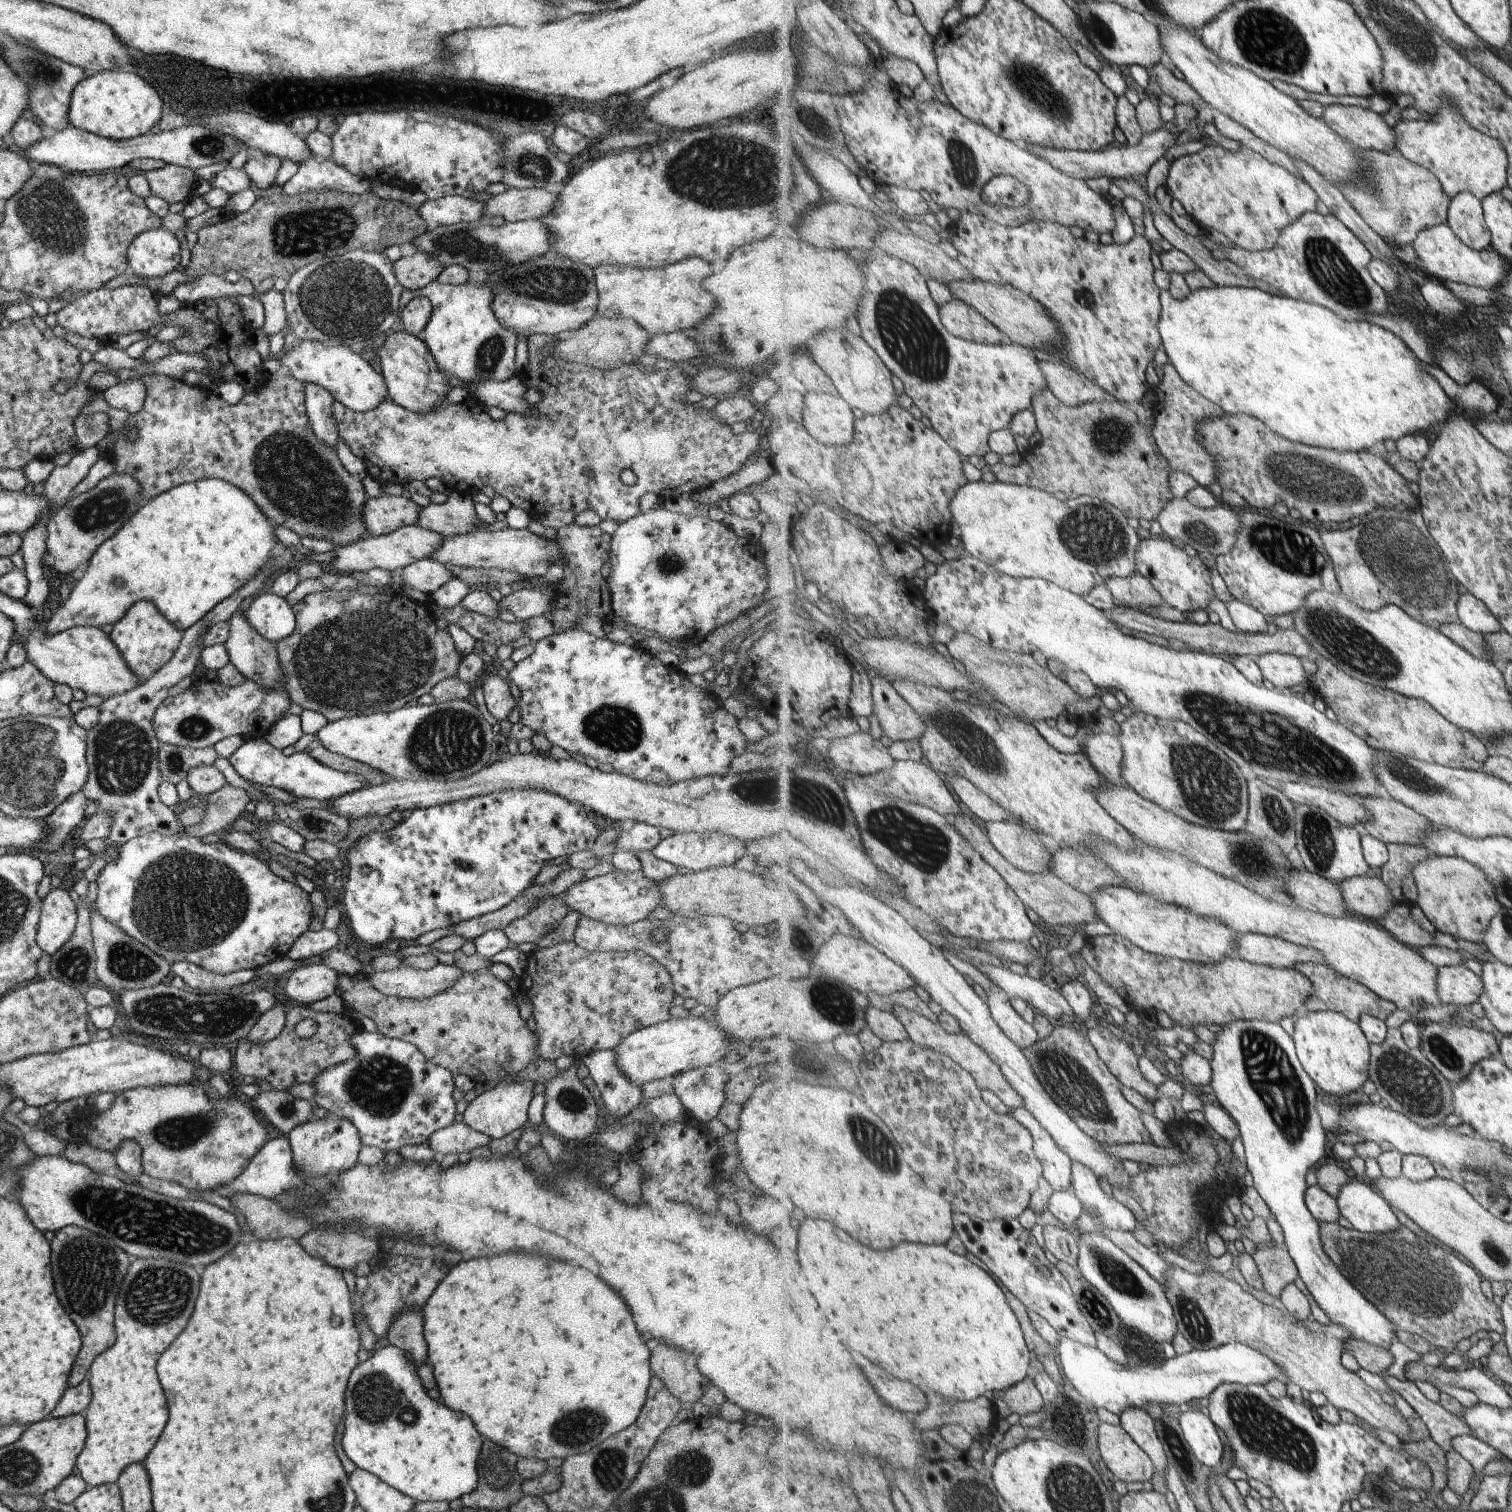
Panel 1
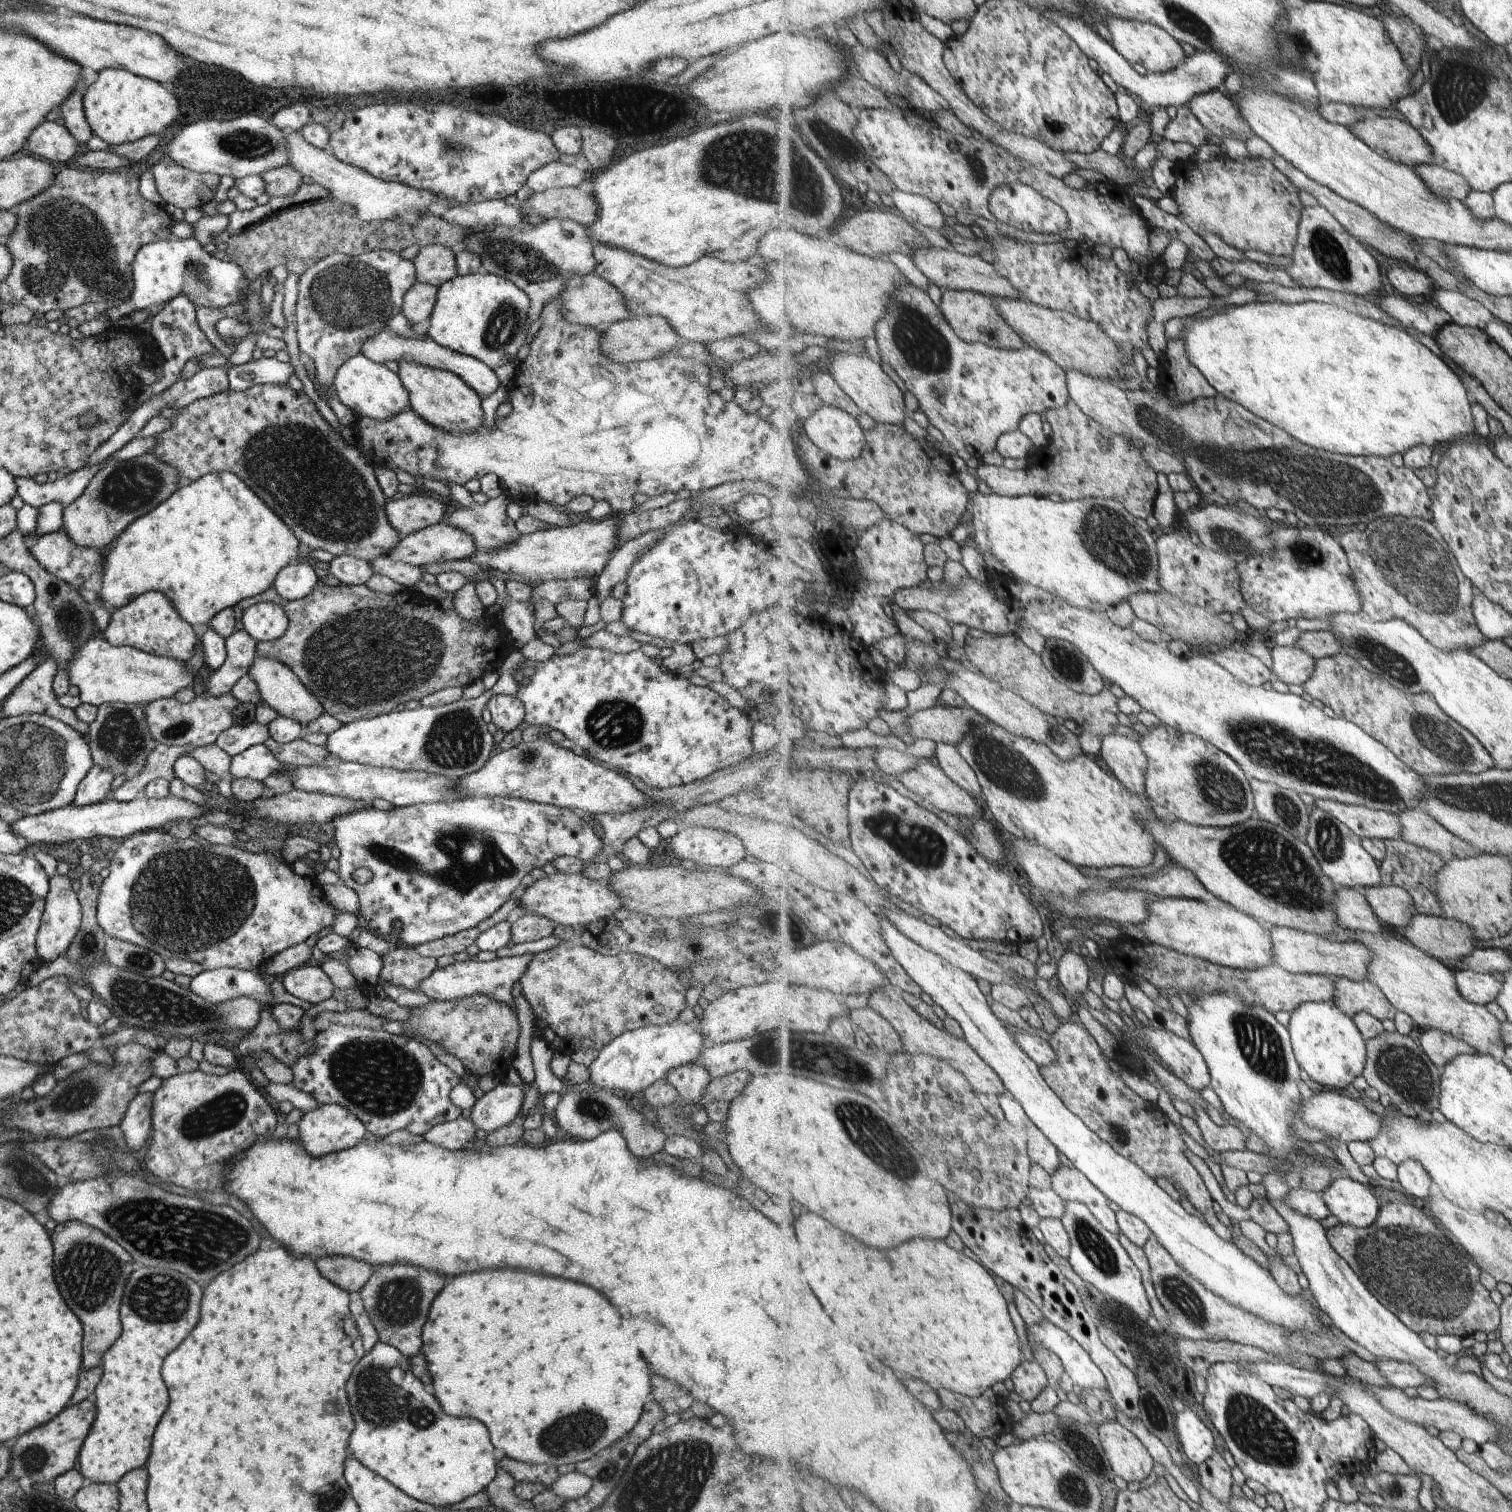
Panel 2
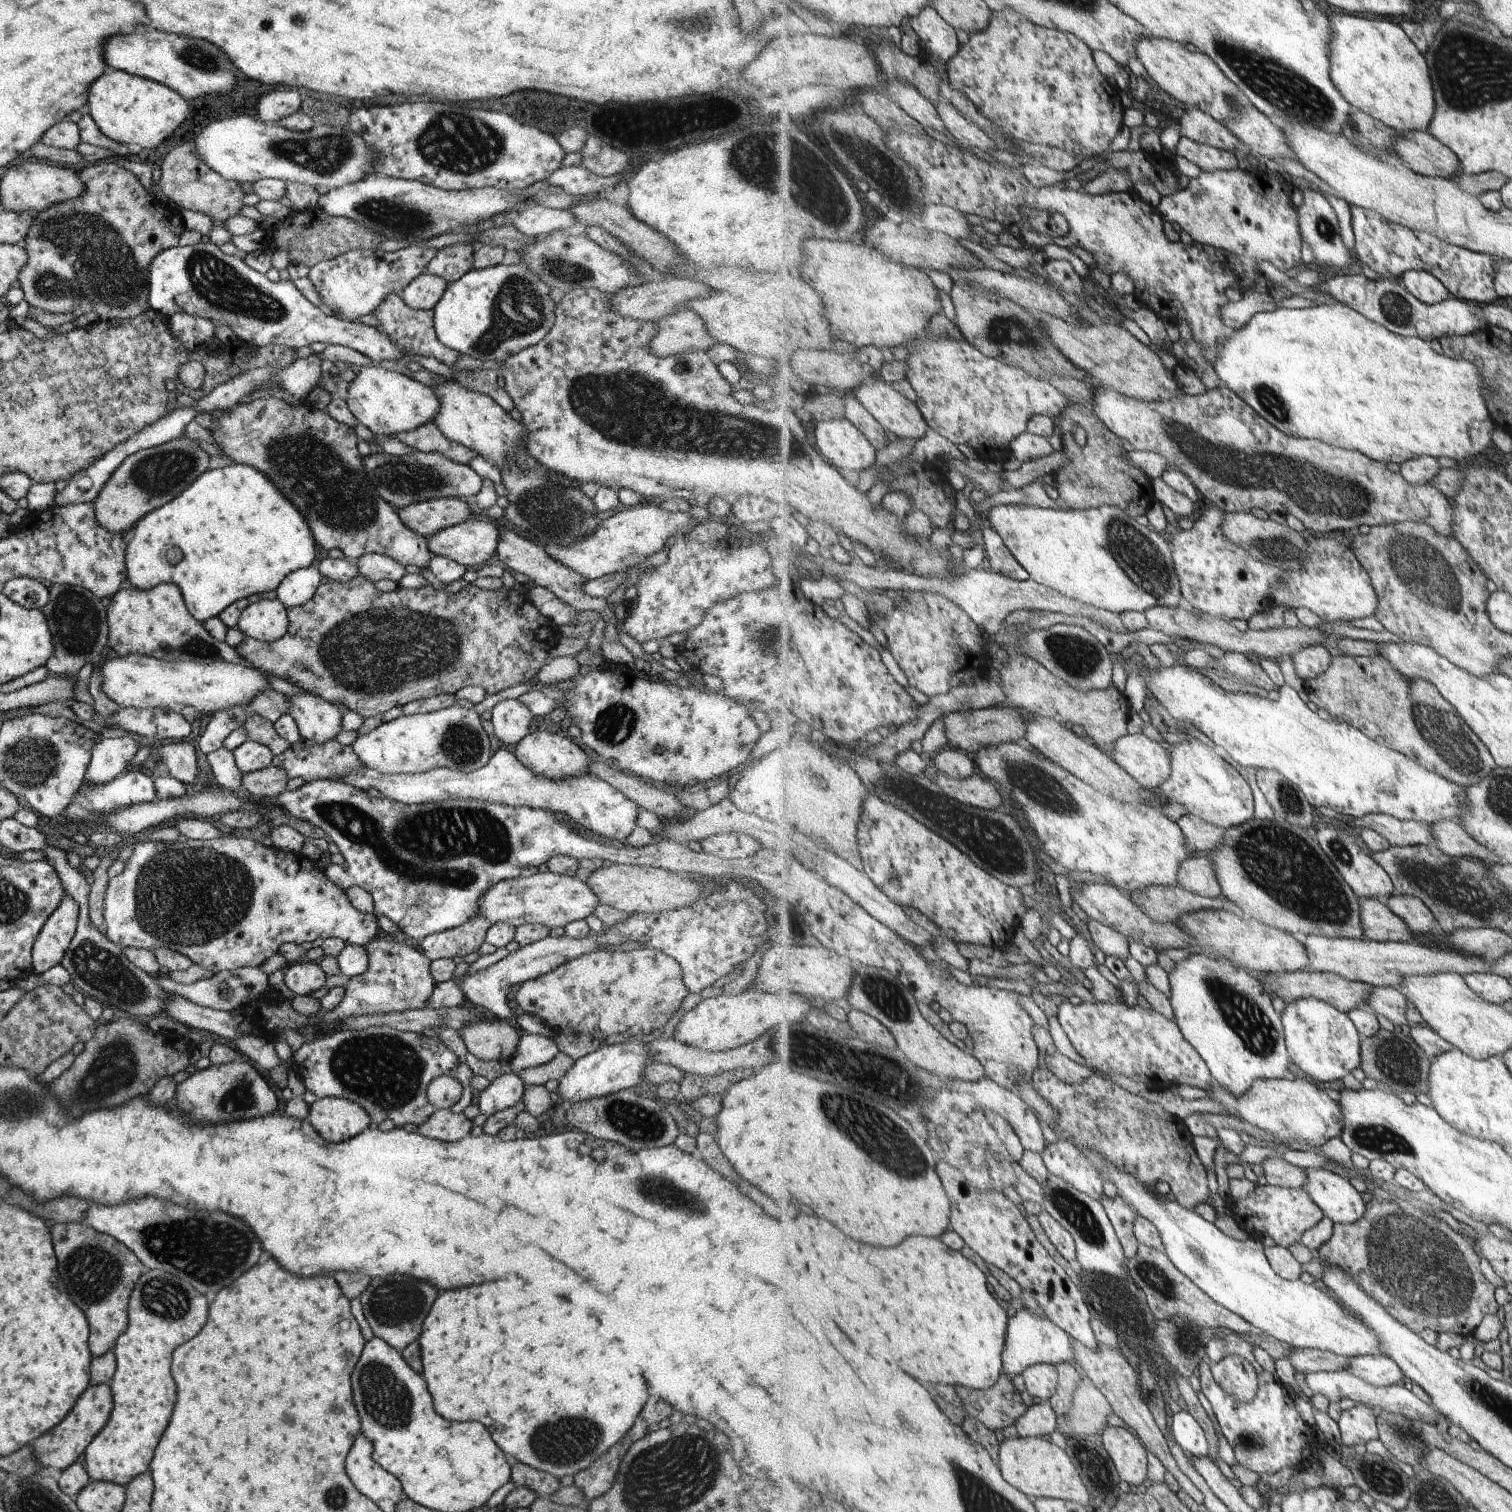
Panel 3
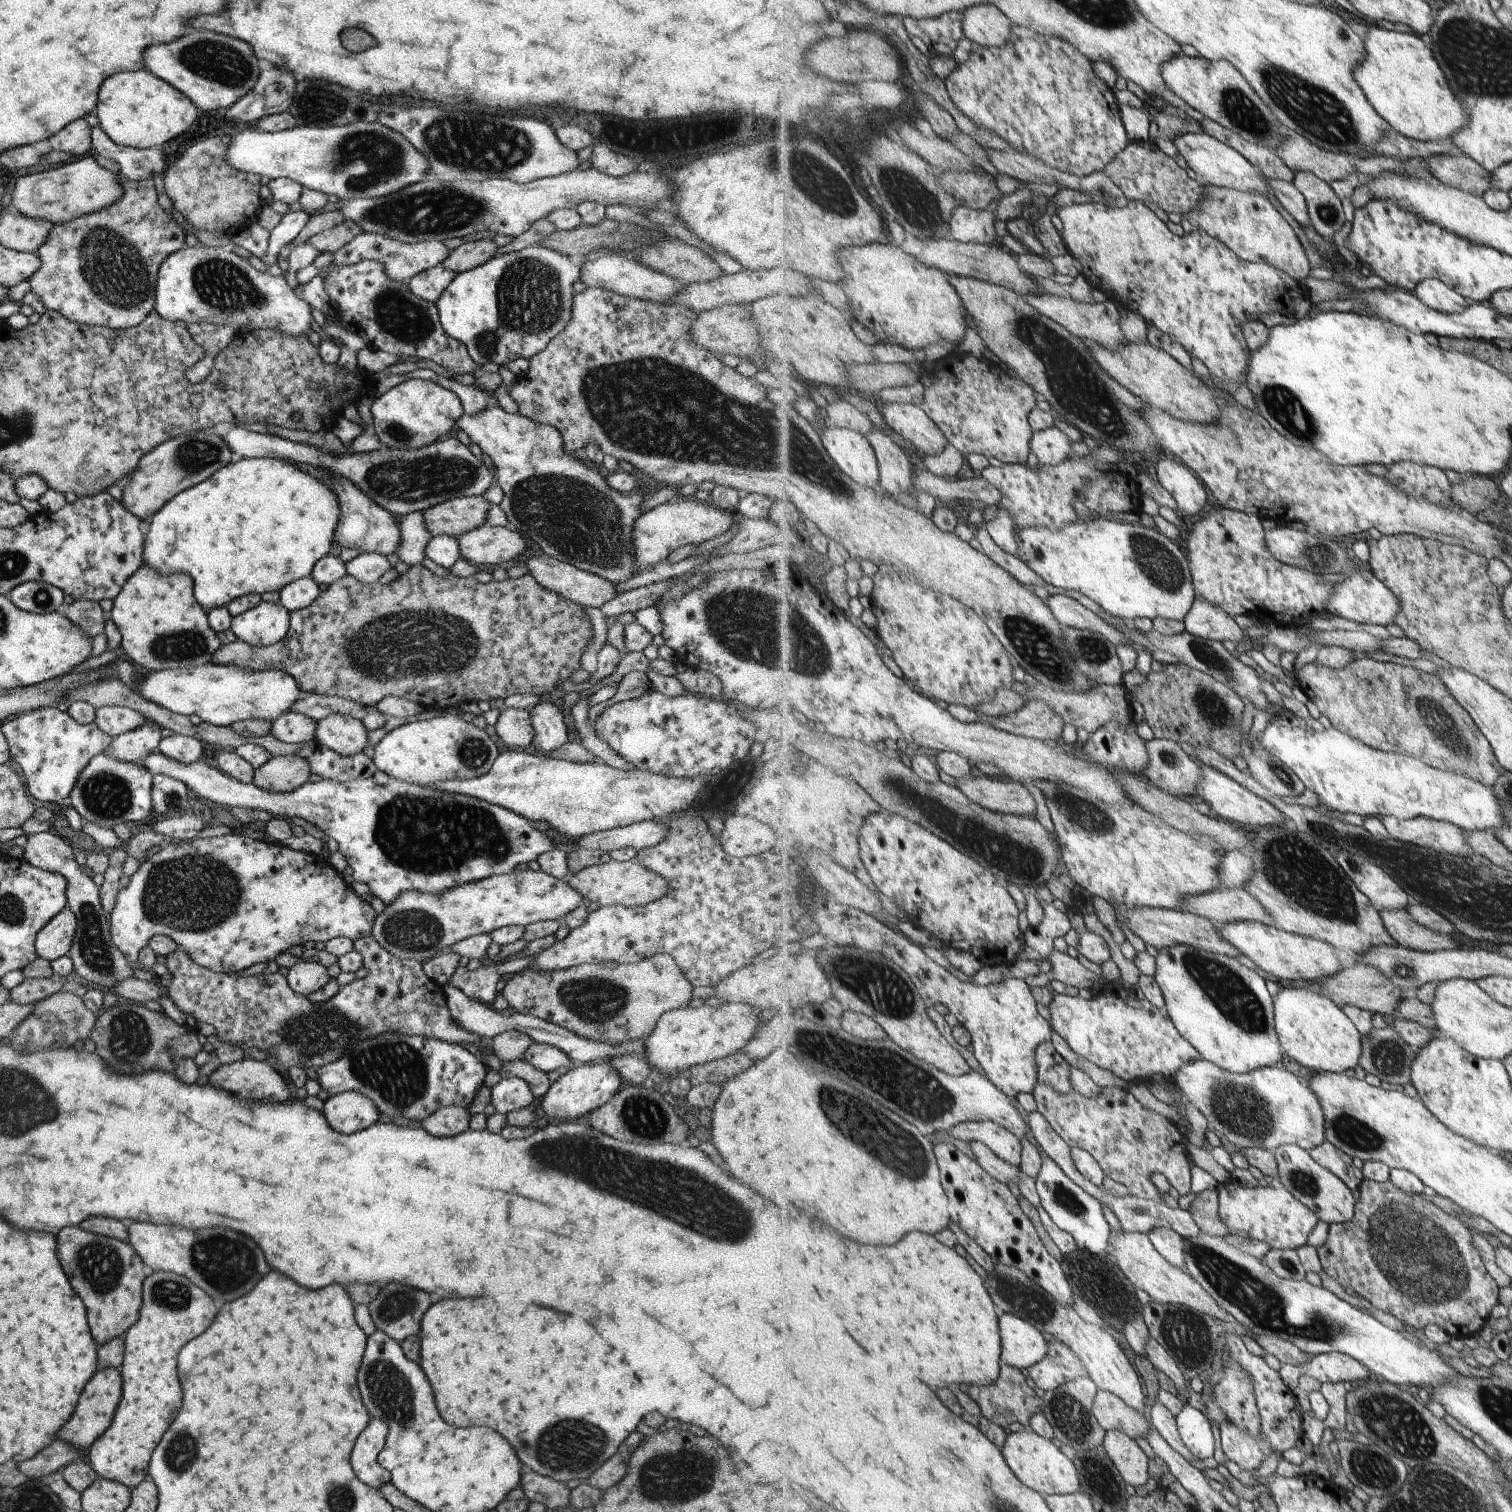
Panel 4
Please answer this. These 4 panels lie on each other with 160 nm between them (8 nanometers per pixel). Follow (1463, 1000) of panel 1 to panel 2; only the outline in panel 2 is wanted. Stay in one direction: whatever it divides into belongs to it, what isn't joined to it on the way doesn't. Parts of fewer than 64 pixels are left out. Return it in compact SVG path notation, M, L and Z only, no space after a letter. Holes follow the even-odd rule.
M1471 969L1457 971L1456 981L1464 998L1478 1005L1495 1001L1504 988L1503 982L1495 976Z

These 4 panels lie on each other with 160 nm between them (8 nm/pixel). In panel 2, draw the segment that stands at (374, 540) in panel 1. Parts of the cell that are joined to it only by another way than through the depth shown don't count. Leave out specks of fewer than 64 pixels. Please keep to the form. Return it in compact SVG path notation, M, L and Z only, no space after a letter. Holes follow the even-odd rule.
M441 520L437 524L425 527L407 536L402 536L393 547L393 550L388 551L385 556L392 561L419 566L434 562L469 559L475 552L477 552L476 546L468 532Z

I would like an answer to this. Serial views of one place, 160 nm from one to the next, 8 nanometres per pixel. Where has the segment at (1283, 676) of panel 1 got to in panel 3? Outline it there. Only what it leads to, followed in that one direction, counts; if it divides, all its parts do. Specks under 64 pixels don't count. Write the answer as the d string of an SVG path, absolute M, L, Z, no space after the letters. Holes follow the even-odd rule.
M1315 645L1291 657L1295 672L1304 682L1322 675L1331 665L1334 656L1322 645Z

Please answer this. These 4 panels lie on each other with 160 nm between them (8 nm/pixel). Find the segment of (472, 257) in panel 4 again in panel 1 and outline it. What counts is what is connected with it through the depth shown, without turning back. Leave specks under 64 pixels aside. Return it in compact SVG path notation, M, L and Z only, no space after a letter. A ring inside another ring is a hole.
M413 250L405 251L393 263L393 270L397 282L405 290L419 290L435 281L443 266L438 263L434 254L431 256L426 252Z

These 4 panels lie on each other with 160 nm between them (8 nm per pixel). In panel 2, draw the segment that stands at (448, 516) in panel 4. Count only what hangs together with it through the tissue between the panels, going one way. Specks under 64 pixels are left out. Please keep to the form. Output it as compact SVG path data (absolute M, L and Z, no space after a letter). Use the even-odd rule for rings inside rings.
M416 493L391 498L384 511L389 524L402 537L441 522L450 506L433 494Z

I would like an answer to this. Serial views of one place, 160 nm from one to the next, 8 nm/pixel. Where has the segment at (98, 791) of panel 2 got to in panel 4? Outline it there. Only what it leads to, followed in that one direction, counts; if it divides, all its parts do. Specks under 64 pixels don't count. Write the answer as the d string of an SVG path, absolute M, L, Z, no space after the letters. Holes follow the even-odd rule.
M143 721L137 729L112 737L104 753L120 761L139 763L147 753L156 749L162 739L161 729L153 721Z

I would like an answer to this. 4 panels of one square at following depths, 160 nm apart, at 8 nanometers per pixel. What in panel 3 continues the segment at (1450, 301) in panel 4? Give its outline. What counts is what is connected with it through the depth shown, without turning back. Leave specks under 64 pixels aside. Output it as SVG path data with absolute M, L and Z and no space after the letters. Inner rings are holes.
M1407 271L1402 283L1421 302L1436 305L1452 296L1451 291L1429 271Z

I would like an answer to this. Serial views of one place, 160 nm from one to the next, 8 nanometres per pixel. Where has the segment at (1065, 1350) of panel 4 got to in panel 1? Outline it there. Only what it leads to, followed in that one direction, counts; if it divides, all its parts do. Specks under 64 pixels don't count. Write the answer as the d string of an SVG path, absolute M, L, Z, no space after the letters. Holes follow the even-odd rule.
M1032 1372L1025 1380L1005 1390L1003 1400L1011 1412L1025 1416L1029 1412L1039 1412L1041 1408L1045 1408L1043 1395L1033 1380L1034 1373Z

